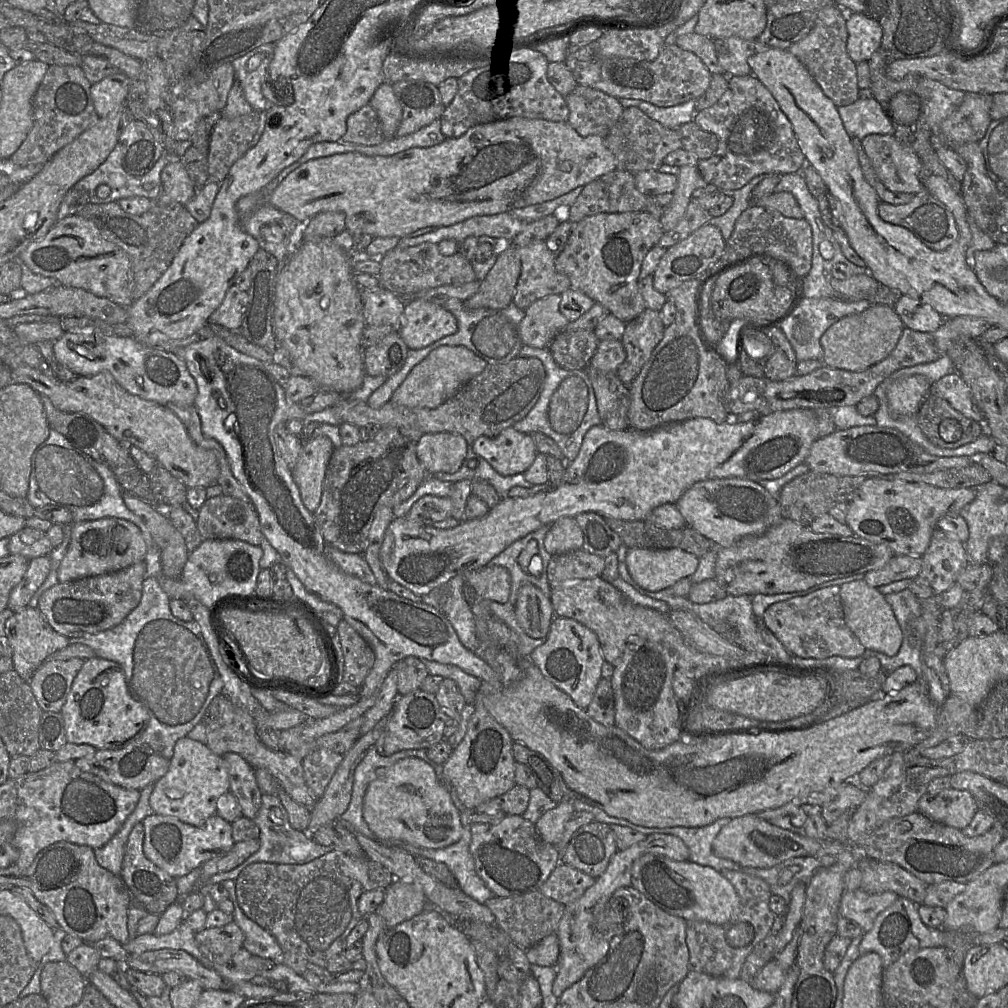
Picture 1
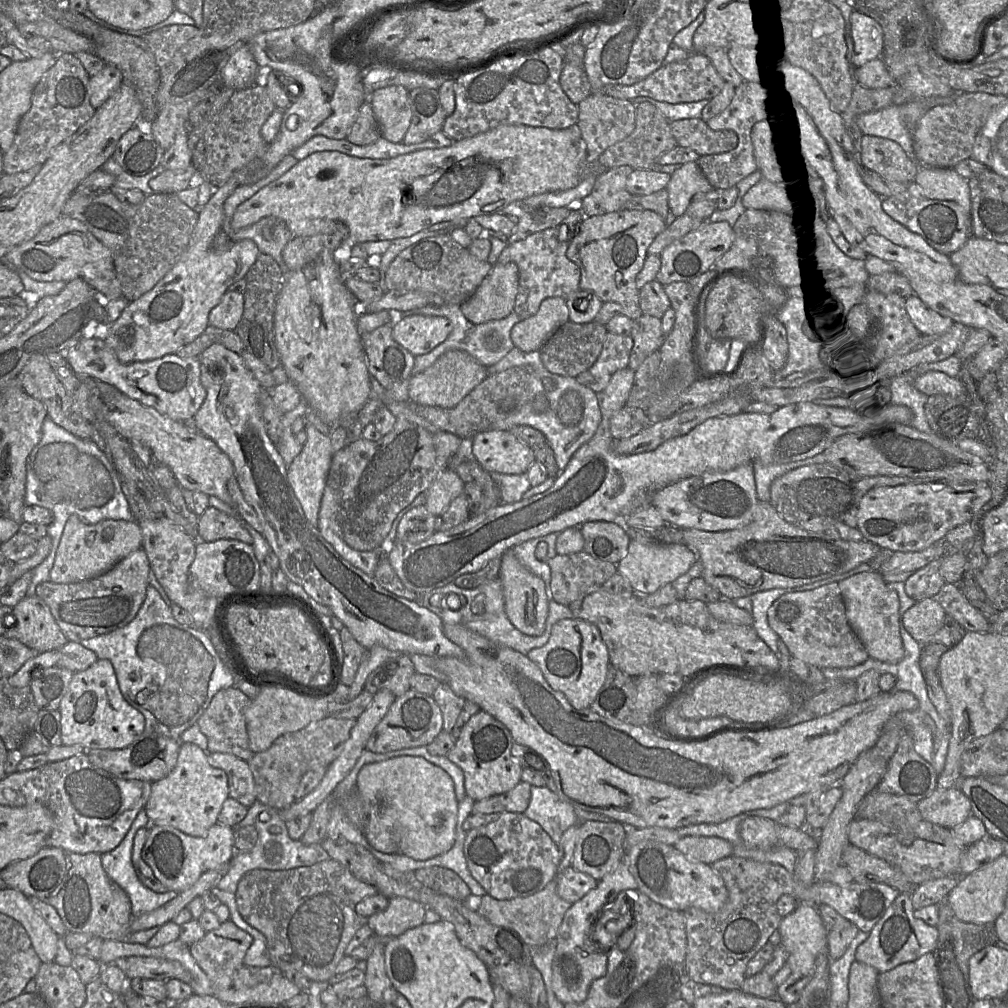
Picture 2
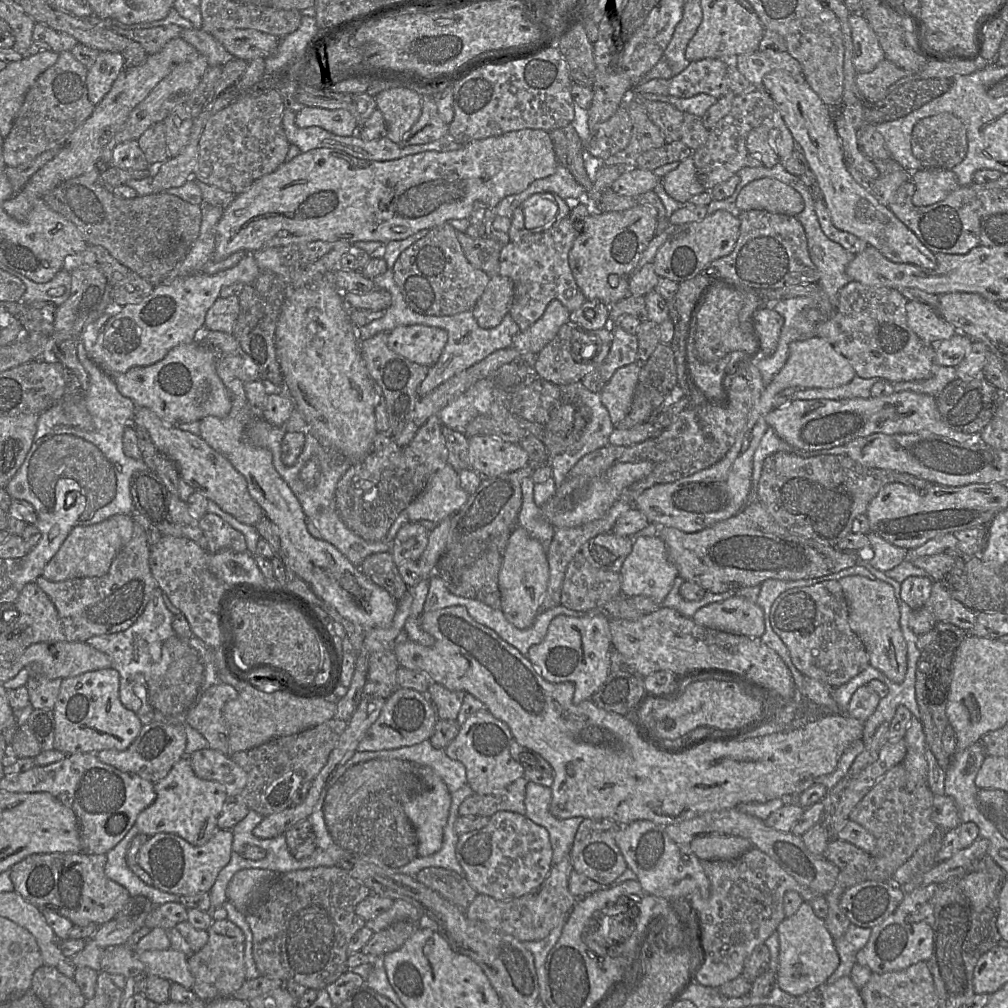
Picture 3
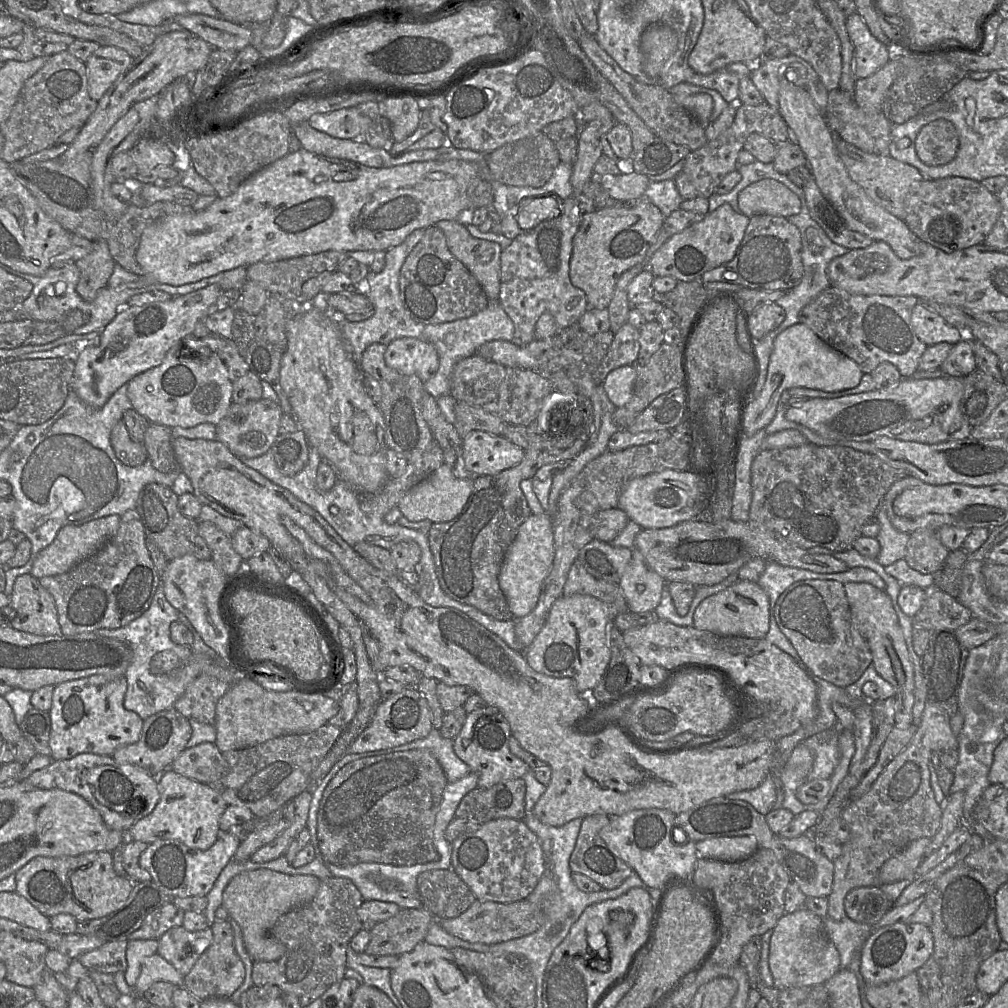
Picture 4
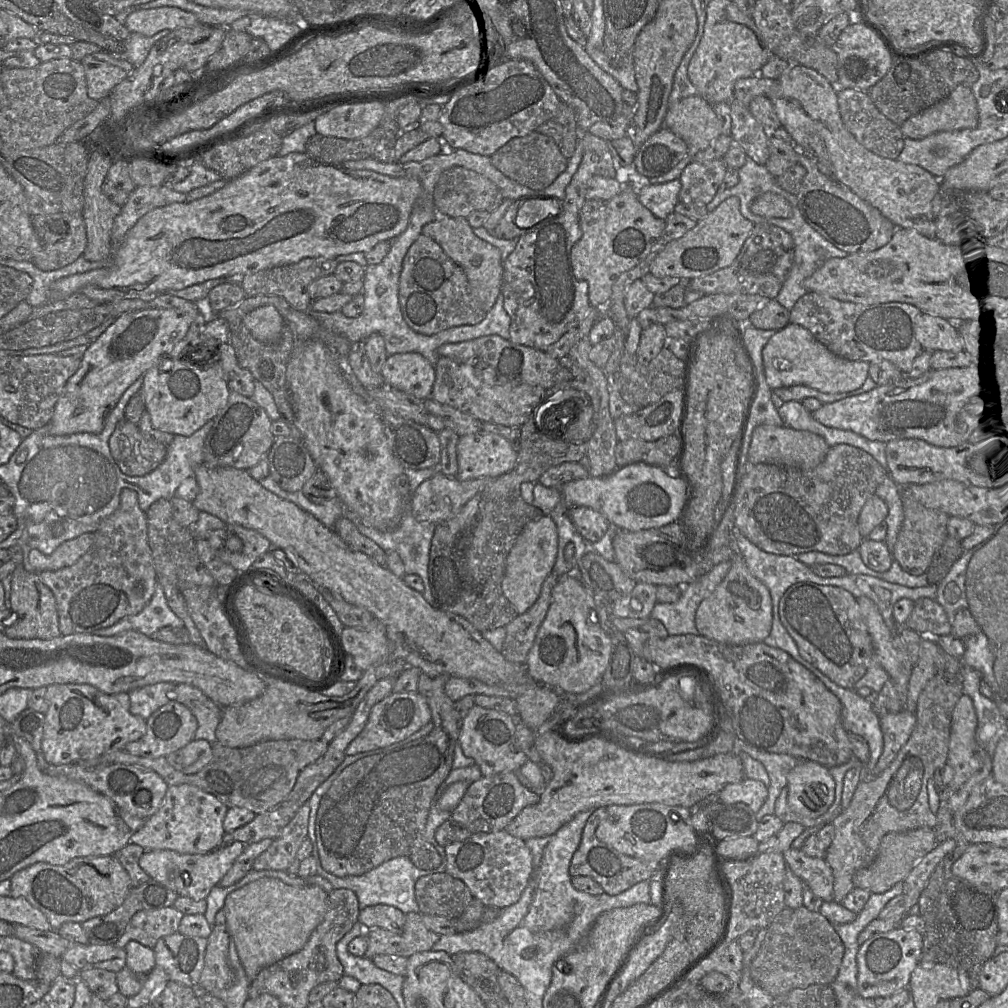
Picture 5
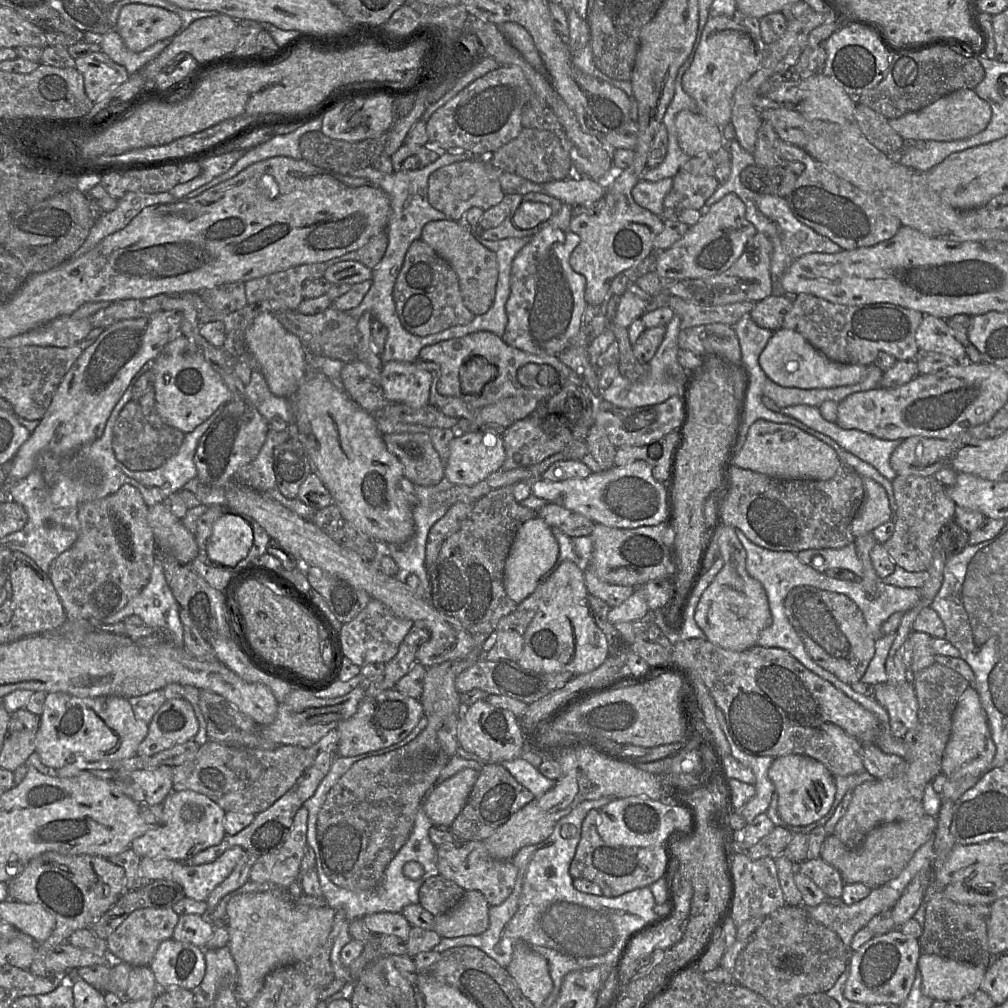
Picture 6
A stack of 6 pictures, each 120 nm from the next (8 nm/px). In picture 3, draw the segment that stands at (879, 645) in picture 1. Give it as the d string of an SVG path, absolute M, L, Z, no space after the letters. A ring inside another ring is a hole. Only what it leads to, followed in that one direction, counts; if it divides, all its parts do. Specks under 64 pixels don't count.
M847 576L839 583L849 608L849 626L865 645L869 663L895 683L903 682L907 671L907 643L900 627L900 608L894 588L879 579Z

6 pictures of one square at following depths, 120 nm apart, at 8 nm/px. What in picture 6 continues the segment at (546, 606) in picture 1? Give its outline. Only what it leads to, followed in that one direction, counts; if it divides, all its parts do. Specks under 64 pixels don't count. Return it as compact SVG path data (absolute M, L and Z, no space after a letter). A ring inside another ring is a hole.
M540 517L526 521L517 531L504 567L504 587L508 597L521 603L532 594L541 577L556 563L559 545L552 528Z

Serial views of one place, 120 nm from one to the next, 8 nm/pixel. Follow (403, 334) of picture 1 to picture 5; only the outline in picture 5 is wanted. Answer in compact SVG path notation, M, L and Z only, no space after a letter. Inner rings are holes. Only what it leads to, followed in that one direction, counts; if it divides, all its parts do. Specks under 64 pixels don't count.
M416 352L393 354L386 358L381 375L385 384L418 399L431 398L435 368Z

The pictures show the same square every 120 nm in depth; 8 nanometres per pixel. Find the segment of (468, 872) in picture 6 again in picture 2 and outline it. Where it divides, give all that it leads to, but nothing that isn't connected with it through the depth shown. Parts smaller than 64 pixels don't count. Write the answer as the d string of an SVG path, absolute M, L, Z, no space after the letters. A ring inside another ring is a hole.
M503 812L496 820L467 831L464 856L473 878L497 900L535 894L558 873L558 845L524 813Z

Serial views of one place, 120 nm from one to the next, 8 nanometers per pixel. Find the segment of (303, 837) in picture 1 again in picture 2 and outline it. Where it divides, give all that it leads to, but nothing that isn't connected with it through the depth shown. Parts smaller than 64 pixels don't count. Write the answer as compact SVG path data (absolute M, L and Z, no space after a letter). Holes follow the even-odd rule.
M256 800L249 808L245 818L237 826L232 827L237 829L244 826L254 826L258 832L258 841L250 851L235 852L232 860L230 861L229 870L220 879L216 888L235 894L239 881L251 870L289 870L298 867L312 866L330 858L321 843L305 845L301 840L293 840L289 837L287 825L285 828L281 829L278 826L270 825L270 818L272 815L268 813L269 808L271 807ZM263 812L267 812L269 815L269 819L267 821L260 820L260 814Z

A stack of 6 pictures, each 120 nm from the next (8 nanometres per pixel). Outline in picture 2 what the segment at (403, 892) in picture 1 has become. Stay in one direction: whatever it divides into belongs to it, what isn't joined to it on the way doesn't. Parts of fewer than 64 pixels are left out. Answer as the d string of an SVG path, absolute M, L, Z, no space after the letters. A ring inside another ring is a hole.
M405 898L389 899L388 907L371 915L367 924L378 937L397 937L424 923L426 908L421 903Z

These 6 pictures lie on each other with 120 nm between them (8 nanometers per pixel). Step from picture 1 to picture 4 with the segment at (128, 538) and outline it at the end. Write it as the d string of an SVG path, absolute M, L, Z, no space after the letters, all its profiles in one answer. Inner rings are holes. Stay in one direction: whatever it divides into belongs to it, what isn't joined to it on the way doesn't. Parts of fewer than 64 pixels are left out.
M109 515L82 525L66 525L59 530L53 542L42 549L36 556L31 575L37 579L43 576L53 576L62 574L80 561L94 554L109 539L111 539L118 530L120 523L119 515Z

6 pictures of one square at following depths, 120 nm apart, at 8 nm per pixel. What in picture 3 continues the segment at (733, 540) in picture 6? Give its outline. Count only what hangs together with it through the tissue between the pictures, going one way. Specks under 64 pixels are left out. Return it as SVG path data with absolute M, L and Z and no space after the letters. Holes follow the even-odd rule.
M740 596L702 606L692 619L700 626L732 634L761 637L765 632L763 609Z

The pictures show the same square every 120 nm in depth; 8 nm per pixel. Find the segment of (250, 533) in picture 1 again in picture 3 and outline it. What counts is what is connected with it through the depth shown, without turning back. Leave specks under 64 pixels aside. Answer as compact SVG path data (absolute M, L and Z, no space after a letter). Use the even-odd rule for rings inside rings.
M207 512L199 519L199 525L207 539L206 551L208 553L216 553L221 550L247 551L244 535L218 515Z

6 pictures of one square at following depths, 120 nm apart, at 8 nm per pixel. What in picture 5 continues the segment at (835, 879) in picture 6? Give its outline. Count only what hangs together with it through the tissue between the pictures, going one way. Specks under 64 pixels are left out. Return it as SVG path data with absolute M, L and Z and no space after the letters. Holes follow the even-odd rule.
M790 847L782 853L787 867L823 901L834 900L834 877L825 859L807 856L801 849Z

